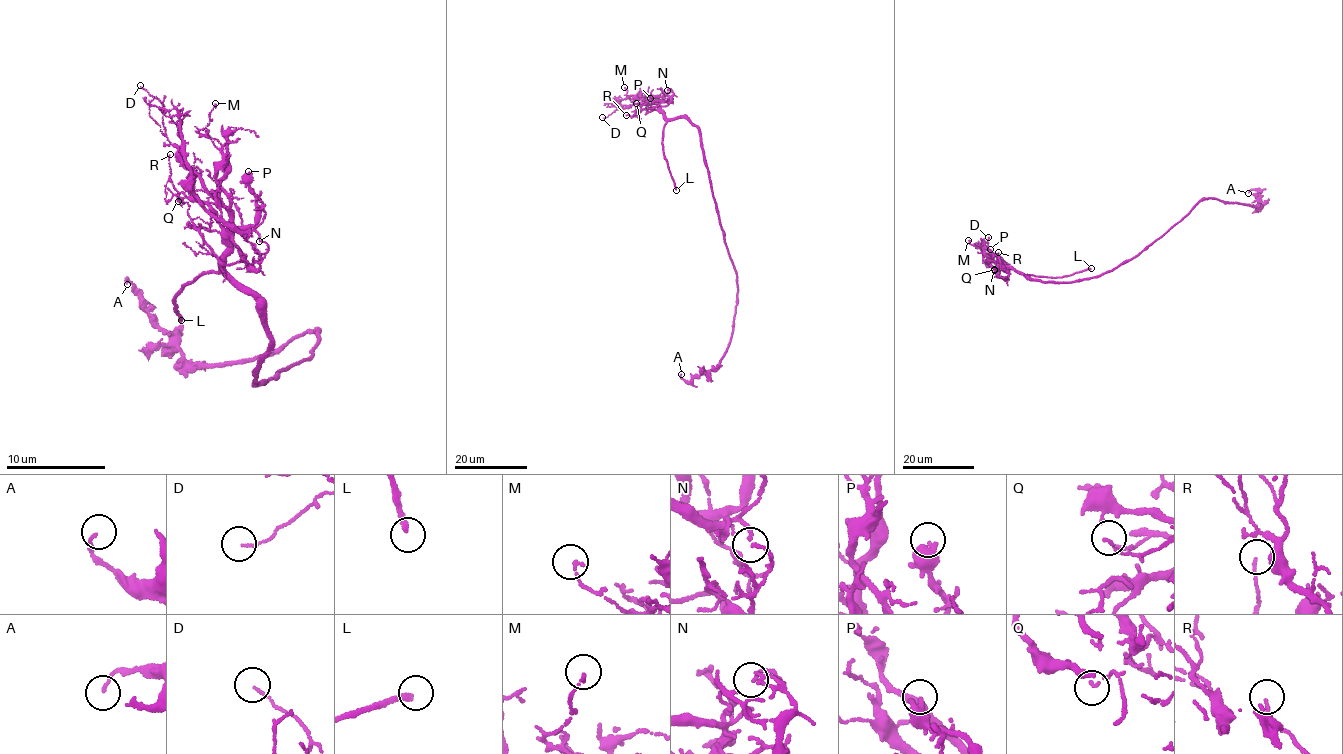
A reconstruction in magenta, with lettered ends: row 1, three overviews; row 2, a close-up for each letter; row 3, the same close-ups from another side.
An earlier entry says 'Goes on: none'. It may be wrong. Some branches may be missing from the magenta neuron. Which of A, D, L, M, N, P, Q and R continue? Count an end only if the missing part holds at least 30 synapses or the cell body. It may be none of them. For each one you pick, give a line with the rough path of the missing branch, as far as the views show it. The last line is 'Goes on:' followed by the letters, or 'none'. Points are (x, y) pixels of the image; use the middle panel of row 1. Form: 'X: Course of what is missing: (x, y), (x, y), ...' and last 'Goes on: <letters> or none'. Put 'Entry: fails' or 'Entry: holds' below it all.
L: Course of what is missing: (676, 190), (710, 282), (731, 307), (718, 359), (720, 382), (715, 398), (717, 402)
Goes on: L
Entry: fails

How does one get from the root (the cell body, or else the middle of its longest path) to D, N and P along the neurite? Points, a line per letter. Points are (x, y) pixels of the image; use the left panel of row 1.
D: (265, 381), (254, 383), (275, 344), (254, 300), (226, 275), (228, 213), (185, 163), (165, 105), (140, 85)
N: (265, 381), (254, 383), (275, 344), (254, 300), (224, 268), (229, 238), (249, 268), (267, 252), (259, 241)
P: (265, 381), (254, 383), (275, 344), (254, 300), (224, 268), (226, 240), (254, 220), (248, 171)

